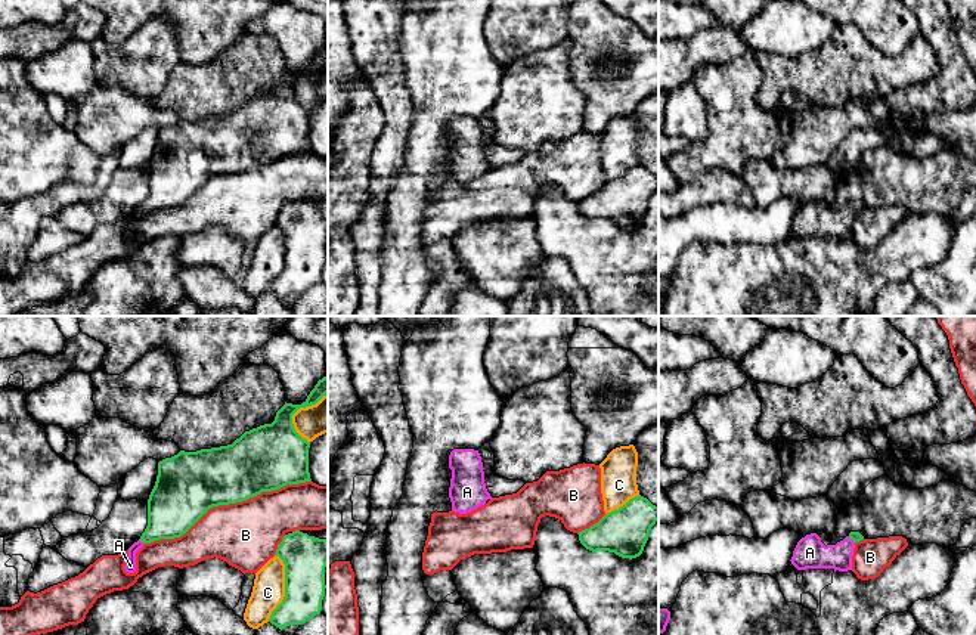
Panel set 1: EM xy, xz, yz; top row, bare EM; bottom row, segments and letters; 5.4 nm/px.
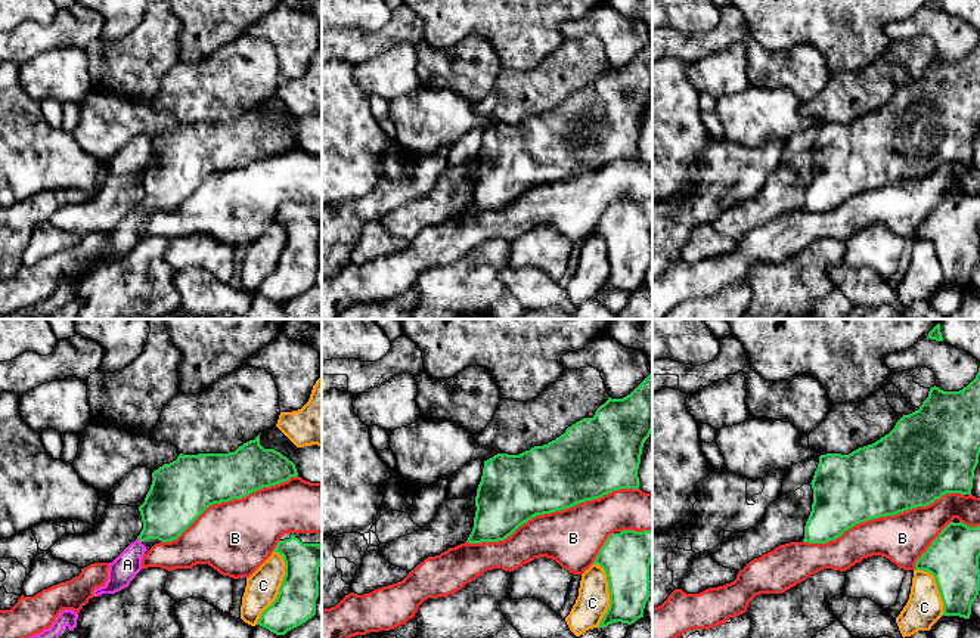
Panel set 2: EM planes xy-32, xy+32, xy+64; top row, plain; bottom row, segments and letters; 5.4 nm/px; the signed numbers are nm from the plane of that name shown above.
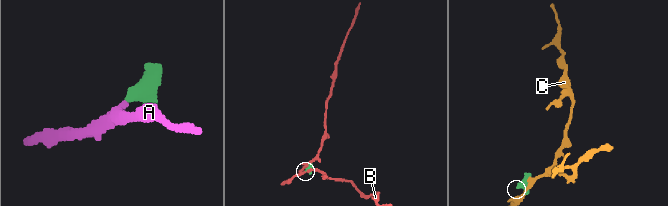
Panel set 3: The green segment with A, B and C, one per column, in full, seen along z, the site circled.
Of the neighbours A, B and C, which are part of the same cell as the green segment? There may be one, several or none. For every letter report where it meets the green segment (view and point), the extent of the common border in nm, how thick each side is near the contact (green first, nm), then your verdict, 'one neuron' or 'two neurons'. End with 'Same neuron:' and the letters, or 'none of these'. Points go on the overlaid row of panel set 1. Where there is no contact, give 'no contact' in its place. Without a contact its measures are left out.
A: xy (142, 541) | 40 nm | 280/60 nm | one neuron
B: xy (228, 504) | 950 nm | 360/360 nm | two neurons
C: xy (285, 588) | 380 nm | 240/180 nm | two neurons
Same neuron: A

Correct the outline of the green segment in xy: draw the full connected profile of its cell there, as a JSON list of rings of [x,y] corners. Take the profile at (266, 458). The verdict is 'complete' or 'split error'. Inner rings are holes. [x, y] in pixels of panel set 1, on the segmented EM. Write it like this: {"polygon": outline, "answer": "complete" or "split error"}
{"polygon": [[[323,377],[301,405],[285,402],[272,424],[245,431],[232,444],[180,450],[159,461],[148,499],[148,526],[128,548],[126,572],[136,572],[136,552],[145,543],[180,538],[213,507],[310,481],[310,442],[295,431],[292,415],[326,394],[328,378]]], "answer": "split error"}

